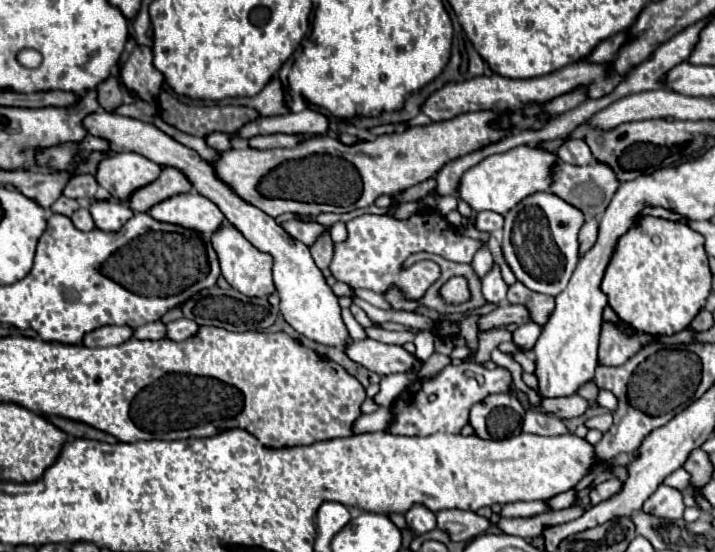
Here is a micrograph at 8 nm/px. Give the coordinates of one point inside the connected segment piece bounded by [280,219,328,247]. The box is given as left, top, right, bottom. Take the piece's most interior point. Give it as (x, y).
(306, 231)

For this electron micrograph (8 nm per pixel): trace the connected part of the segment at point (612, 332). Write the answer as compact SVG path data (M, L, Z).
M604 323L602 335L600 335L600 349L598 349L598 361L604 365L622 365L628 357L632 357L644 343L652 341L656 337L646 333L636 333L634 337L620 331L616 325Z

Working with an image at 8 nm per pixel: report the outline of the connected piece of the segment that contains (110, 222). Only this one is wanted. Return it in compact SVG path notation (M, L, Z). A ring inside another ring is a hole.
M112 199L112 201L92 201L90 215L98 229L118 231L134 215L134 211L126 203Z

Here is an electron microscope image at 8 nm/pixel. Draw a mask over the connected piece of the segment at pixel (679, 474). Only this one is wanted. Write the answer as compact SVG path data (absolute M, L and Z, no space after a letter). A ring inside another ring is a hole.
M680 467L674 473L670 473L670 477L666 477L664 483L670 487L676 487L676 489L684 489L690 483L690 473L686 473L686 469Z

